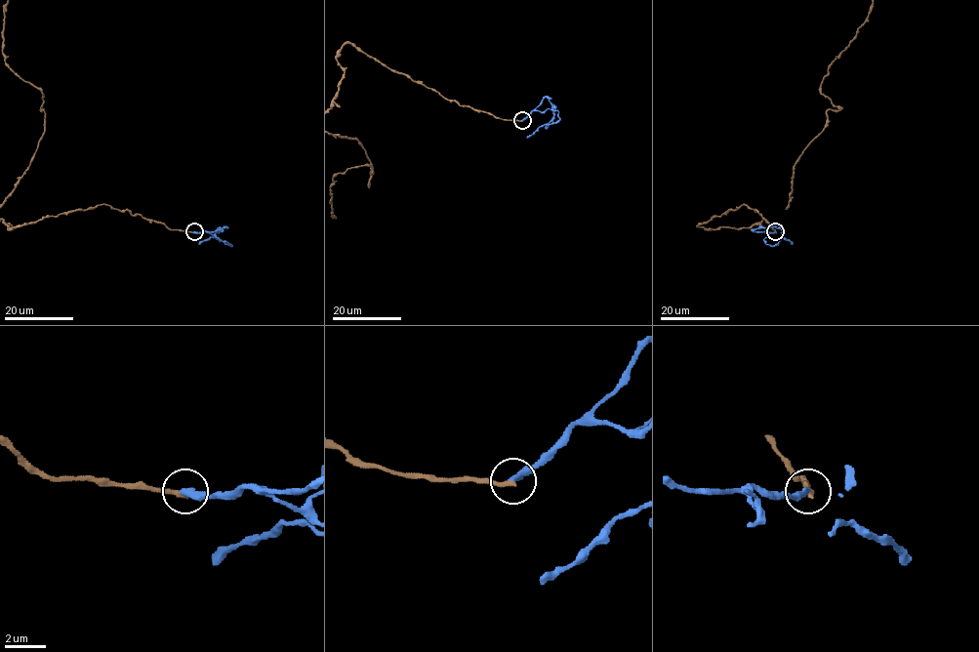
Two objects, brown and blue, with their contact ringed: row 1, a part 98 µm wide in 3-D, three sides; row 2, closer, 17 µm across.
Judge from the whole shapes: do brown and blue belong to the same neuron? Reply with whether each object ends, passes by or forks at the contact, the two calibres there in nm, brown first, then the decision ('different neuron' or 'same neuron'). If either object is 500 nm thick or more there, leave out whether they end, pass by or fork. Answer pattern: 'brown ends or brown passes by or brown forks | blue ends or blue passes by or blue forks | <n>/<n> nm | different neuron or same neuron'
brown ends | blue ends | 240/320 nm | different neuron

